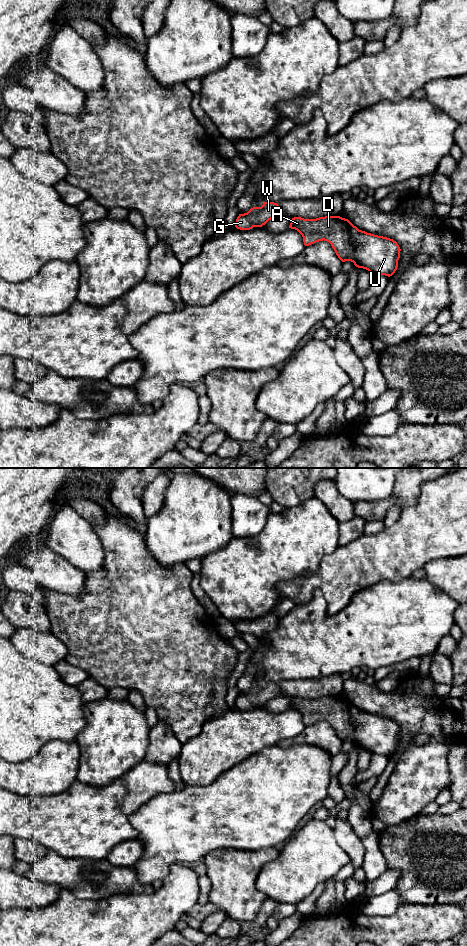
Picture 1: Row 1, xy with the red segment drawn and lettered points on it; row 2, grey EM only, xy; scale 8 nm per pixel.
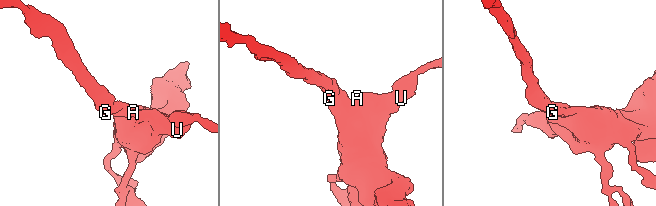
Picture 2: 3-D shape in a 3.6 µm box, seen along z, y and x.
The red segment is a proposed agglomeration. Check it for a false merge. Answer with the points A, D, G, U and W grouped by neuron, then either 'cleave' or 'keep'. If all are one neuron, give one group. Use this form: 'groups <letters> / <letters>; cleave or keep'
groups A D G U W; keep

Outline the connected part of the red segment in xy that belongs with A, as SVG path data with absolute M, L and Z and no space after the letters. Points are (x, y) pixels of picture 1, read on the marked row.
M340 216L294 217L289 228L302 235L305 246L327 241L342 262L351 261L371 274L390 277L397 270L401 251L397 242L359 230L348 219Z

